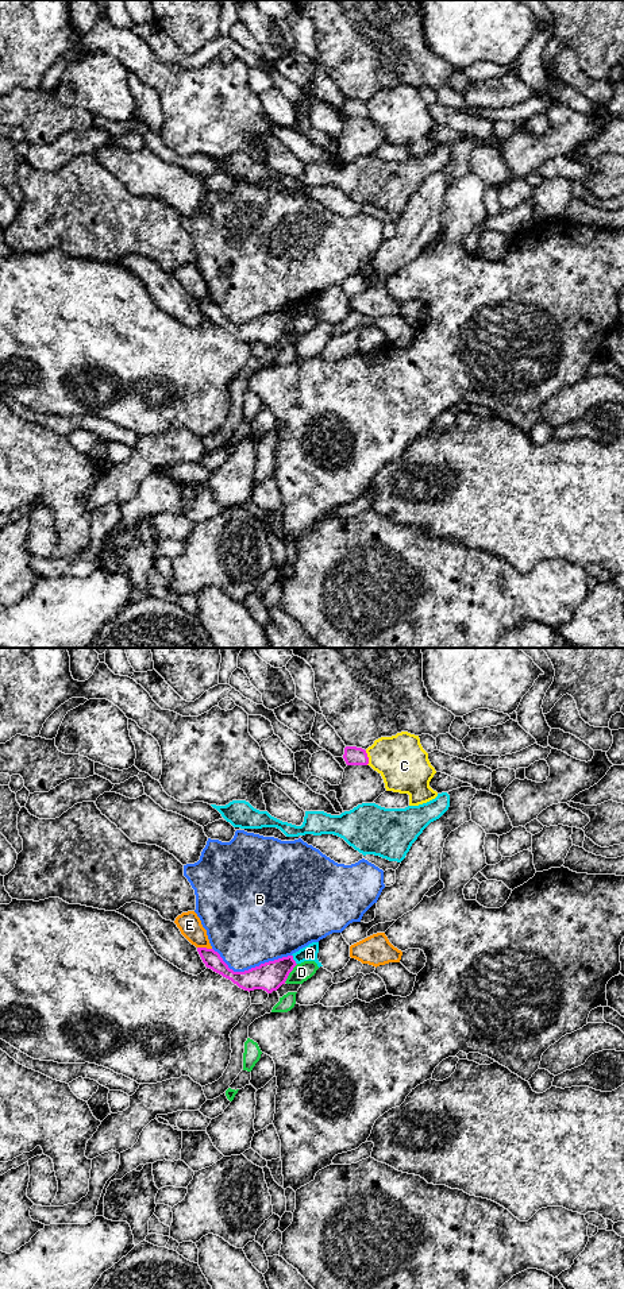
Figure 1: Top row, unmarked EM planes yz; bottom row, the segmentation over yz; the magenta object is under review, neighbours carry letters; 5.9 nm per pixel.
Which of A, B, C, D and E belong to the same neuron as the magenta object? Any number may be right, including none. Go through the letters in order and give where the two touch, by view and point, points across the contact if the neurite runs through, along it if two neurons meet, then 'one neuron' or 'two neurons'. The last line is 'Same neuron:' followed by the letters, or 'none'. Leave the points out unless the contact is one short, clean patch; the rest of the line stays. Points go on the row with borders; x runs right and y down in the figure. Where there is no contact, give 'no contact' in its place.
A: meets magenta in yz at (293, 960); border along yz (292, 954), (296, 964); two neurons
B: meets magenta in yz at (250, 969); two neurons
C: meets magenta in yz at (368, 757); two neurons
D: meets magenta in yz at (289, 972); two neurons
E: meets magenta in yz at (204, 948); two neurons
Same neuron: none

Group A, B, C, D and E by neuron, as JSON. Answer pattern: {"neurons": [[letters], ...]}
{"neurons": [["A"], ["B"], ["C"], ["D"], ["E"]]}

